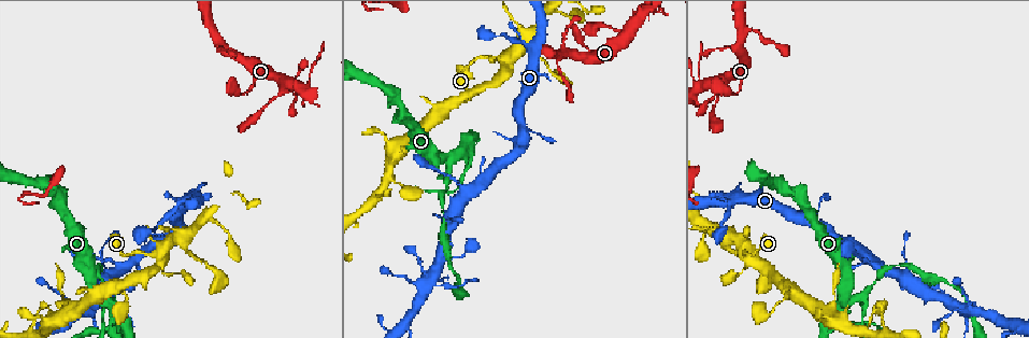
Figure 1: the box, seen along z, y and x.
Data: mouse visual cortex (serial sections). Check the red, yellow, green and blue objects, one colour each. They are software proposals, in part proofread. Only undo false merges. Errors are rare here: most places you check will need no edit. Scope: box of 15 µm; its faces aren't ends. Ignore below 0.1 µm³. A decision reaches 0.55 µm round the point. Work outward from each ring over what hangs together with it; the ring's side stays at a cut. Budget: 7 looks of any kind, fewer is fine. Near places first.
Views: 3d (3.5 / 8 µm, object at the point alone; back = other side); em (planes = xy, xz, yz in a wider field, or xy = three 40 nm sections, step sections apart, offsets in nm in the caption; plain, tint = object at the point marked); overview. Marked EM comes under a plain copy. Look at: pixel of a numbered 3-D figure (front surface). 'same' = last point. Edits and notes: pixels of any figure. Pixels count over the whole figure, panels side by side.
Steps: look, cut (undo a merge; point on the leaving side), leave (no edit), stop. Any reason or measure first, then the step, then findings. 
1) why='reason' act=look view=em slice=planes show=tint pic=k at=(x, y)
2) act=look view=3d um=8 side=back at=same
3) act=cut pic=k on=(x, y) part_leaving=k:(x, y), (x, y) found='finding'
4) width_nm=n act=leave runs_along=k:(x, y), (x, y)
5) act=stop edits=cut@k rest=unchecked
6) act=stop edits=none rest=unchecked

why='a fork' act=look view=3d um=3.5 pic=1 at=(445, 159)

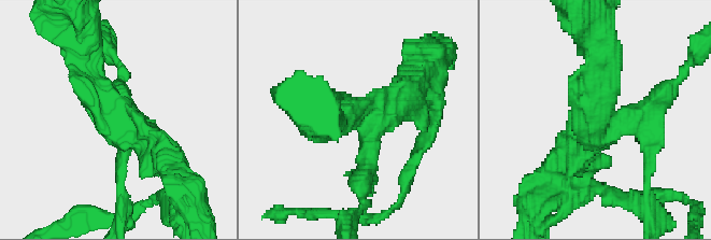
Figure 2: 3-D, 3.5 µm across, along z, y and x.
why='now the EM' act=look view=em slice=xy step=3 show=tint pic=2 at=(126, 126)

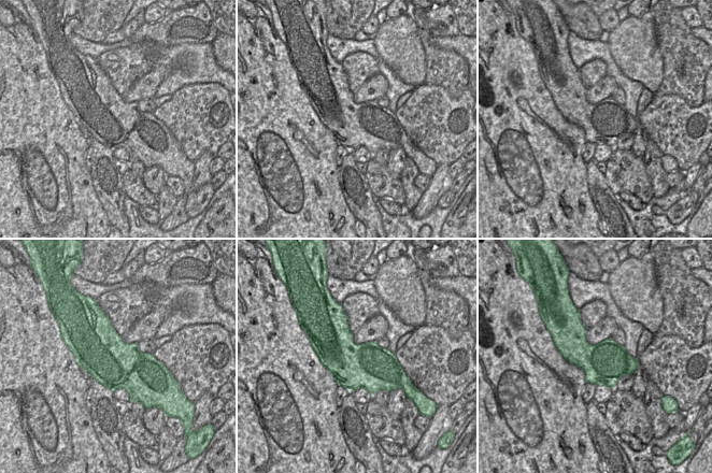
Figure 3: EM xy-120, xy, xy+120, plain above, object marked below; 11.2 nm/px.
act=leave runs_along=2:(88, 73), (111, 120), (173, 166) found='one cell here'

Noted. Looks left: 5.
why='abrupt turn' act=look view=3d um=3.5 pic=1 at=(502, 61)

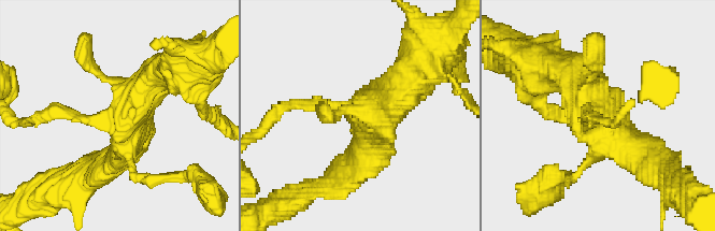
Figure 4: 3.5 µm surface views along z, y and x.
why='shape alone is not enough' act=look view=em slice=xy step=5 show=tint pic=4 at=(122, 124)

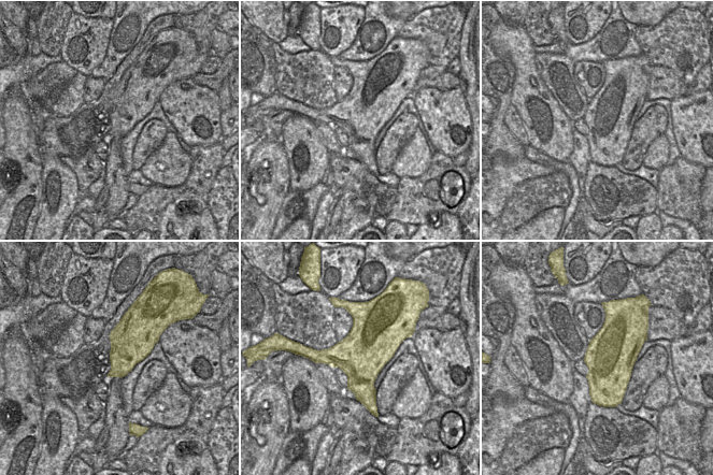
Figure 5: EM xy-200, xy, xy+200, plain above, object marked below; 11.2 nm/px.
why='another direction' act=look view=em slice=xy step=2 show=tint at=same

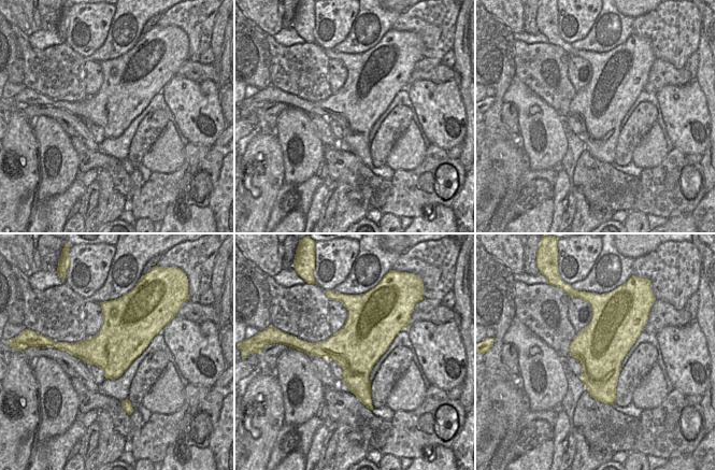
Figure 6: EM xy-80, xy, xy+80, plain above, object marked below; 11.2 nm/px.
act=leave runs_along=4:(291, 105), (365, 116), (355, 165) found='one cell here'

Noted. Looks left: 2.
why='a fork' act=look view=3d um=3.5 pic=1 at=(530, 34)

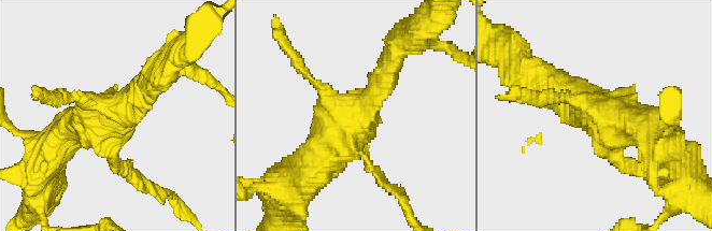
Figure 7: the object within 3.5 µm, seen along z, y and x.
why='now the EM' act=look view=em slice=xy step=3 show=tint pic=7 at=(357, 117)

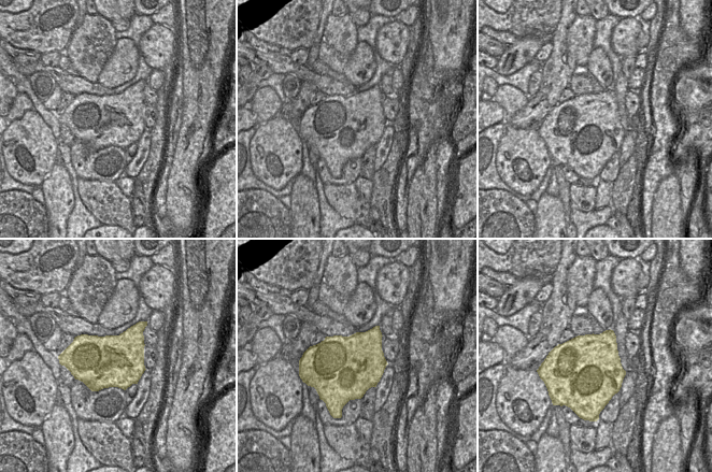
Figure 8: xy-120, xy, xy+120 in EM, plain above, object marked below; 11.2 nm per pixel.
act=leave runs_along=7:(300, 183), (379, 81) found='one cell here'

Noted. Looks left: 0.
act=stop edits=none rest=unchecked

